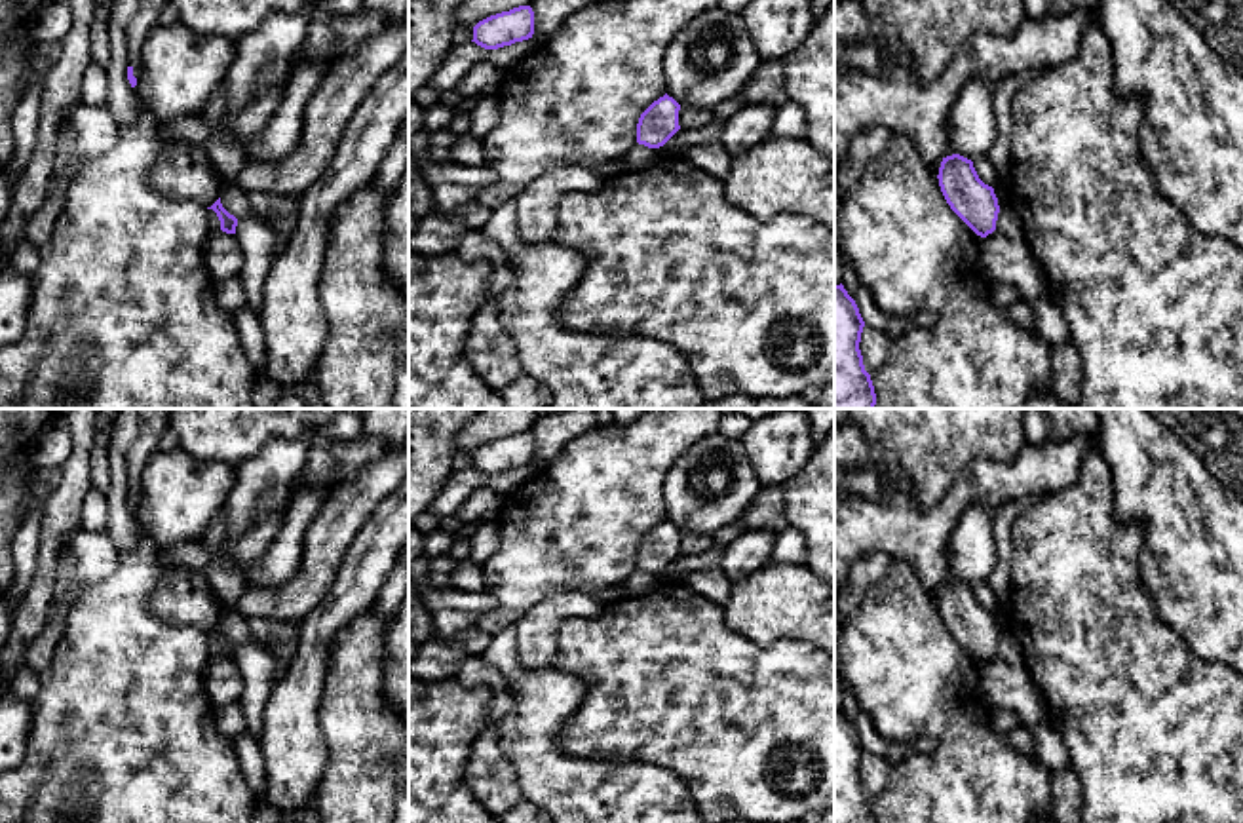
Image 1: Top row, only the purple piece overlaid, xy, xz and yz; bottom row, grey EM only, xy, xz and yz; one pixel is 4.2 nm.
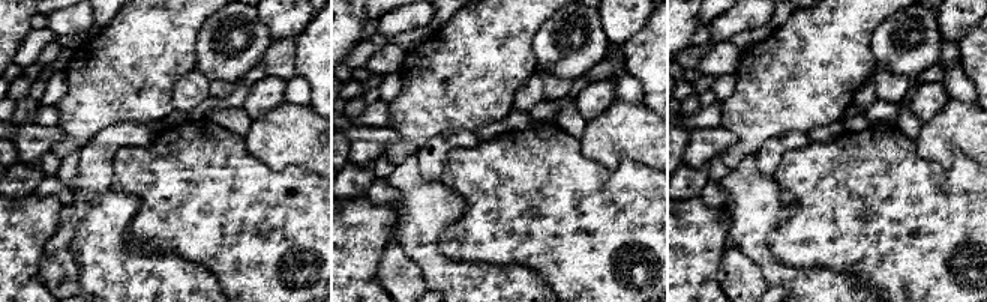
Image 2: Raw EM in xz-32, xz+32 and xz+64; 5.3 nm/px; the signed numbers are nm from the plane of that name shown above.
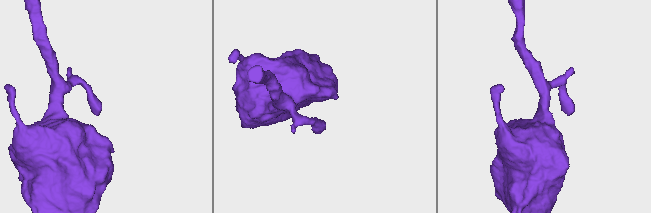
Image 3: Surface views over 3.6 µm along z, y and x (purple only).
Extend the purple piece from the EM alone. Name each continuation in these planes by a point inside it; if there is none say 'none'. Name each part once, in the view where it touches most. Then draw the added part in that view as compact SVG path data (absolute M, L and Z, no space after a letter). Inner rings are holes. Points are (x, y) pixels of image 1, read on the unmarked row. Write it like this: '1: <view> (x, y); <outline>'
none

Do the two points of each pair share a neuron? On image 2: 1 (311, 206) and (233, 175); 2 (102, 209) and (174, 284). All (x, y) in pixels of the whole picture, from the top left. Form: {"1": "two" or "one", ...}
{"1": "one", "2": "one"}

